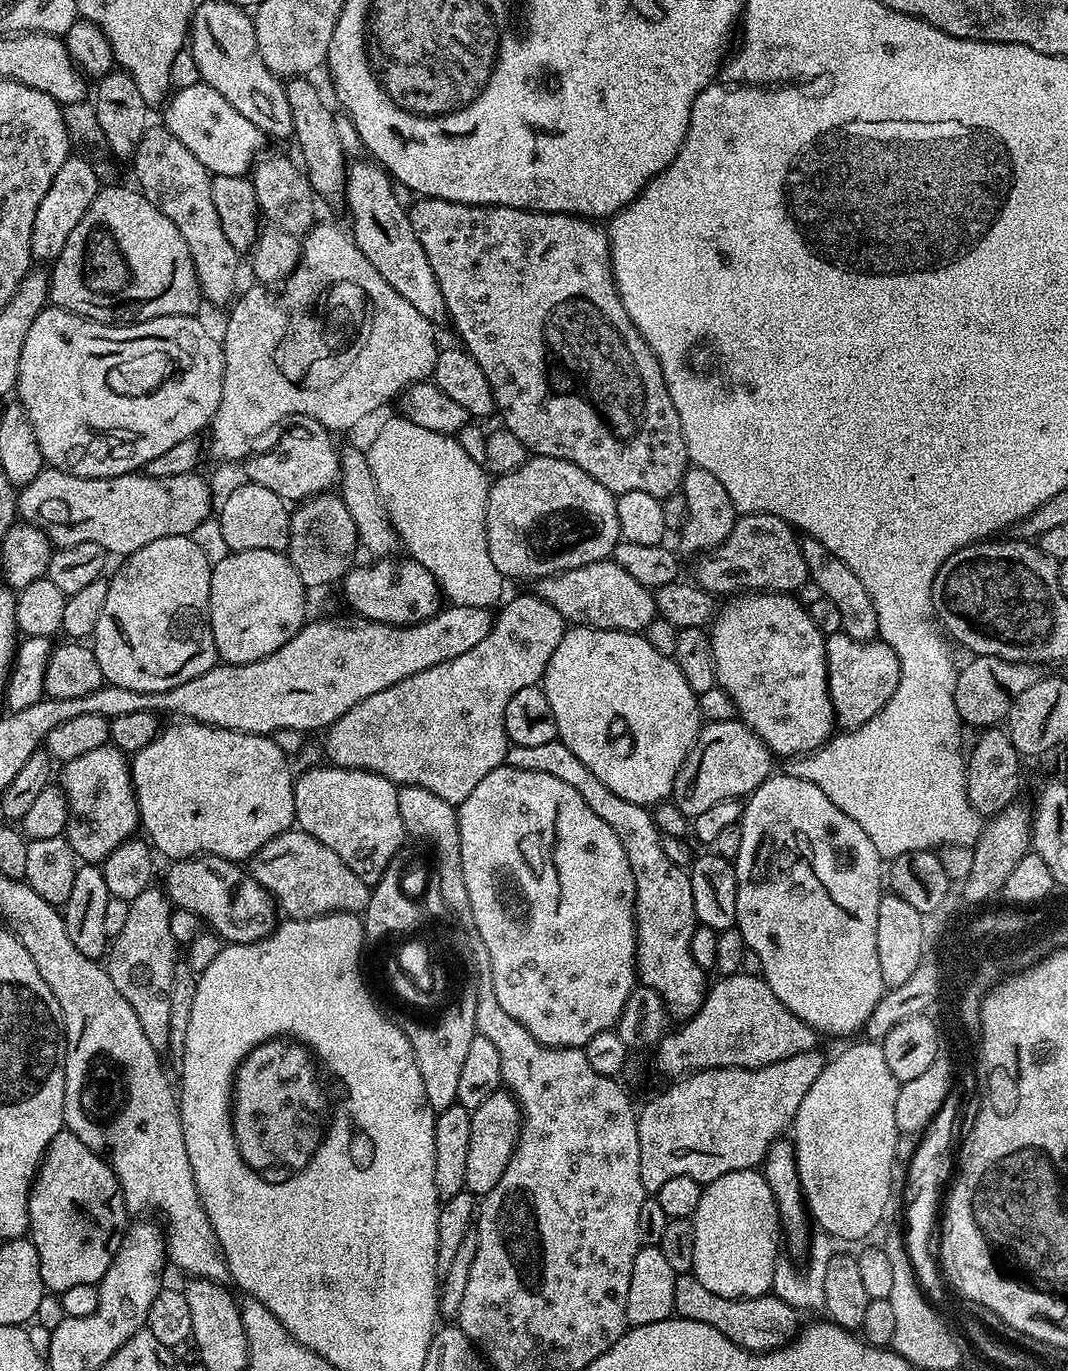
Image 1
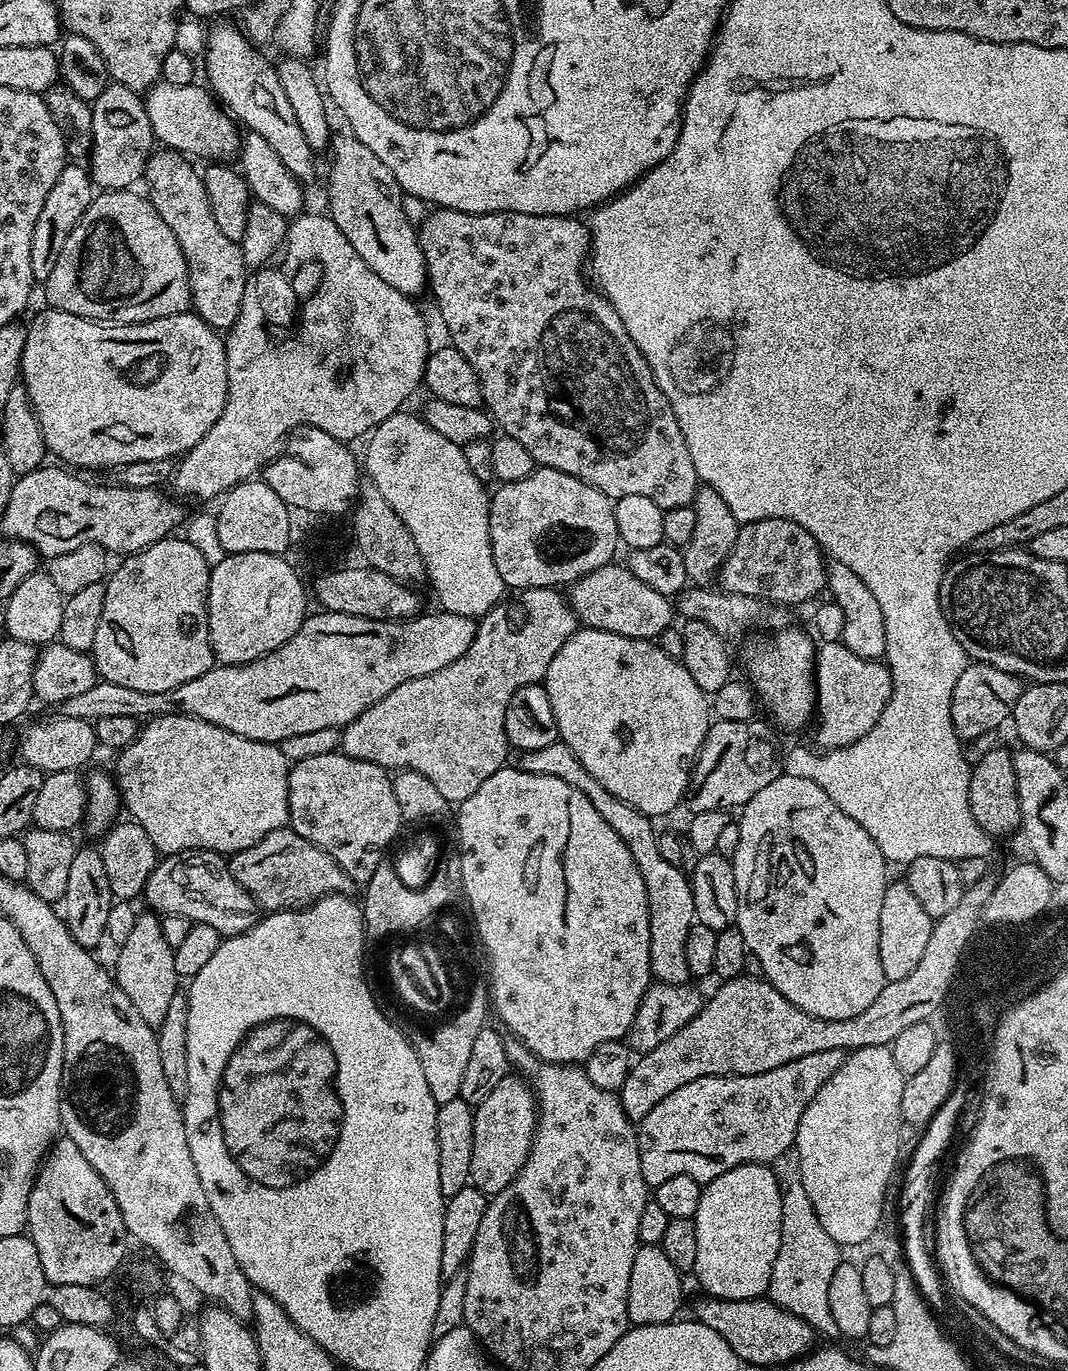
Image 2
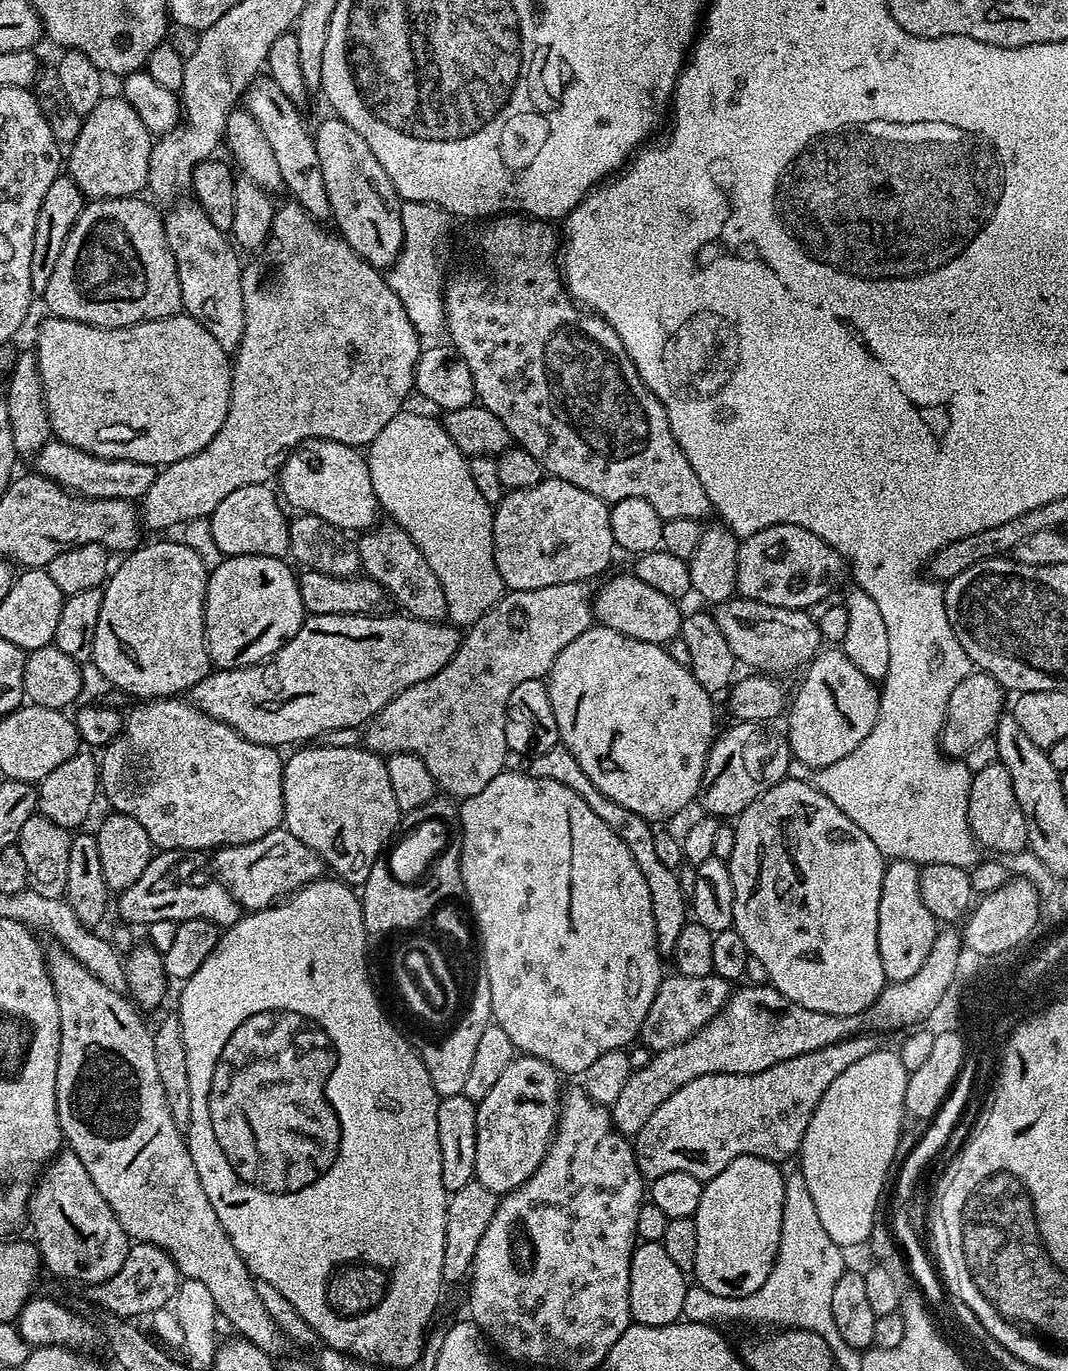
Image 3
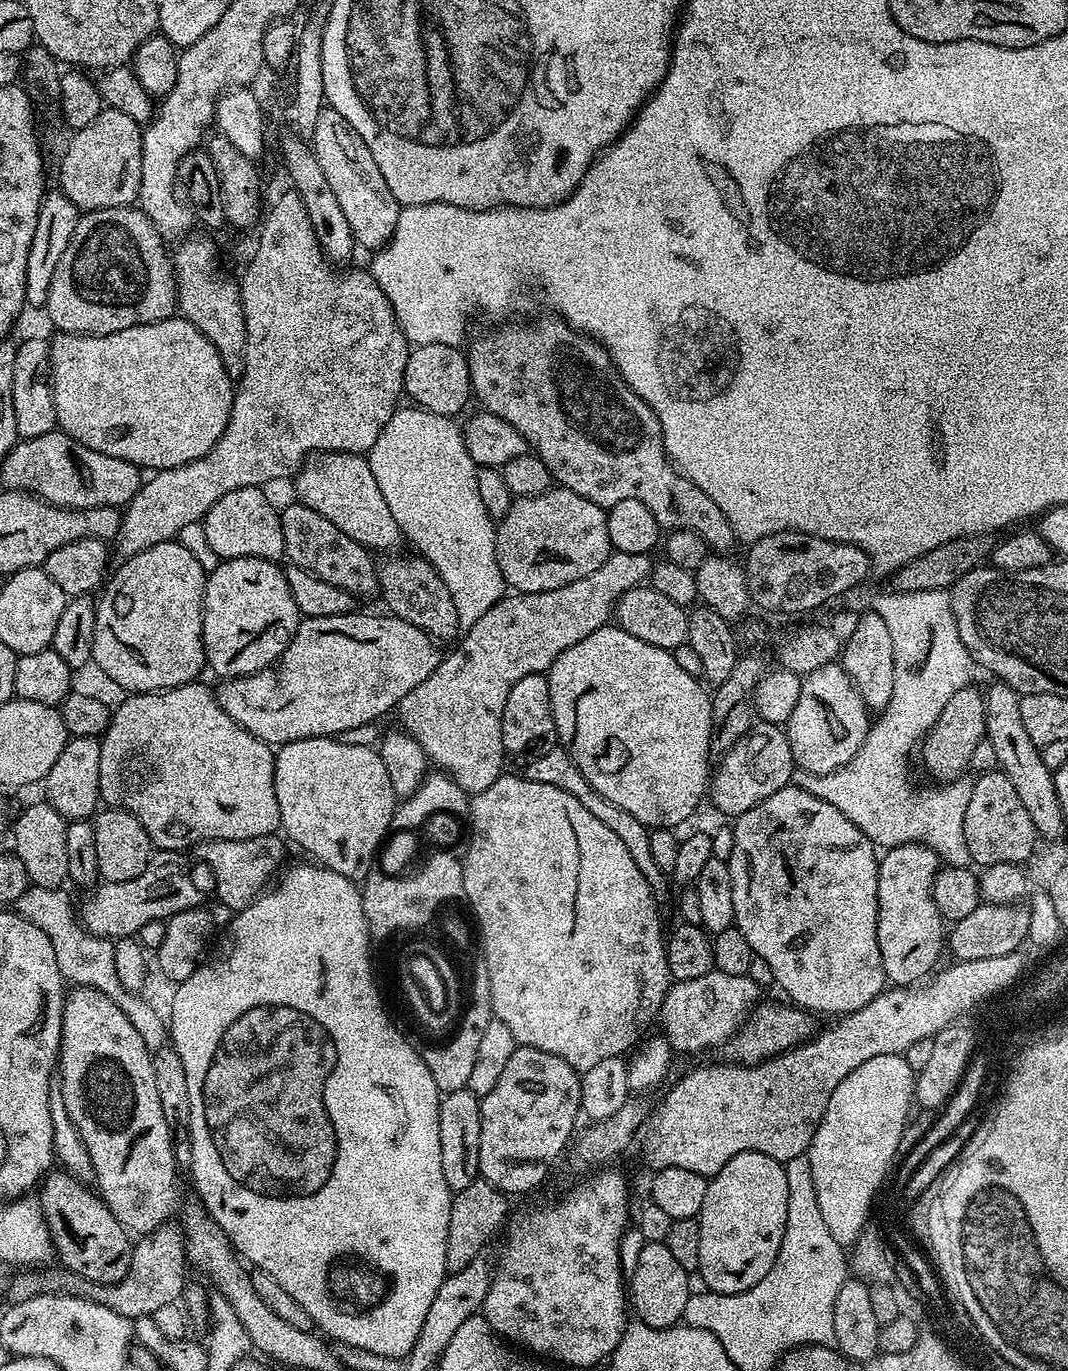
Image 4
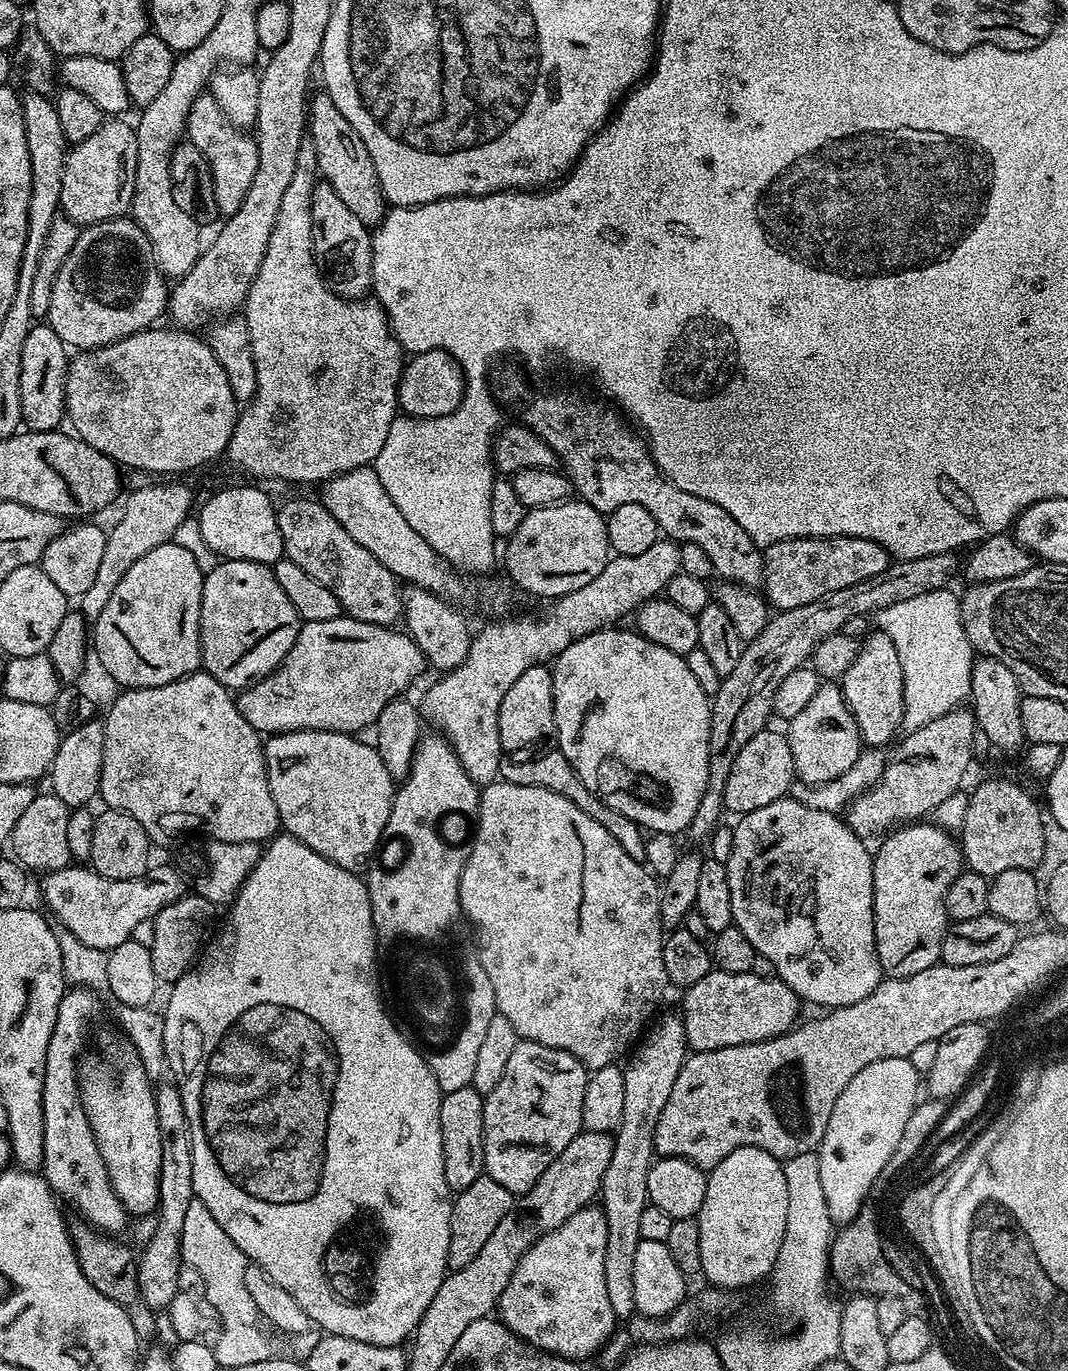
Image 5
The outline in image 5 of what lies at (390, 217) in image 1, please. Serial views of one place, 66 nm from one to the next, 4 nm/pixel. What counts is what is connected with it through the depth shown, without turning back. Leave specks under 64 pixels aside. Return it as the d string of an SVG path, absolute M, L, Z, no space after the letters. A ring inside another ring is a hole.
M327 94L313 95L308 105L308 133L313 136L319 175L325 183L332 185L338 198L358 214L358 218L369 226L379 225L384 219L386 201L378 182L378 170L370 162L370 150L358 138L354 126L350 126L342 112L334 106Z

